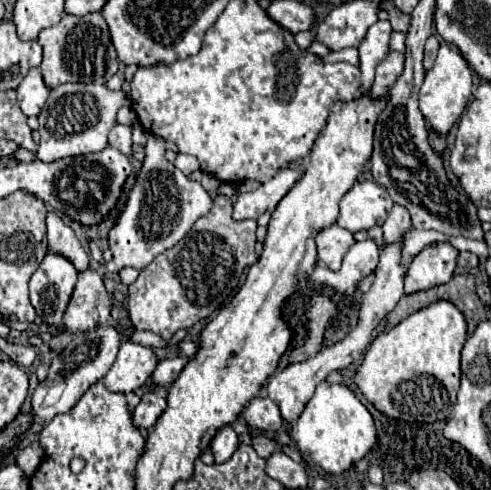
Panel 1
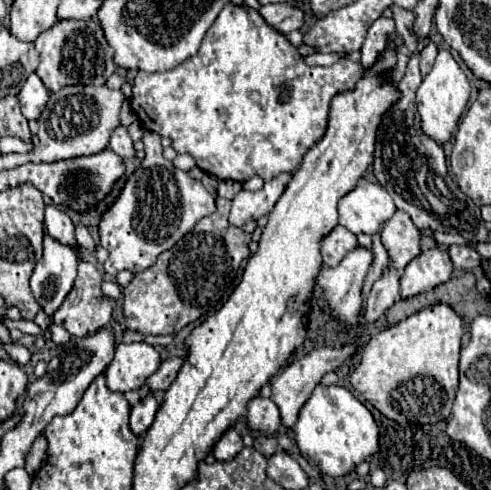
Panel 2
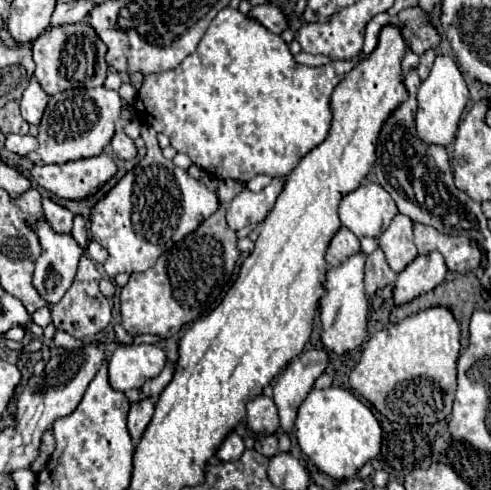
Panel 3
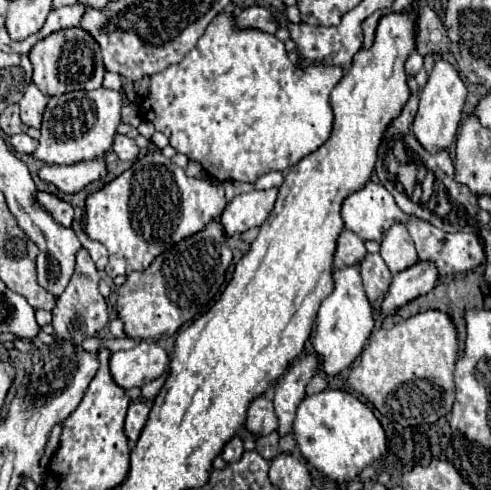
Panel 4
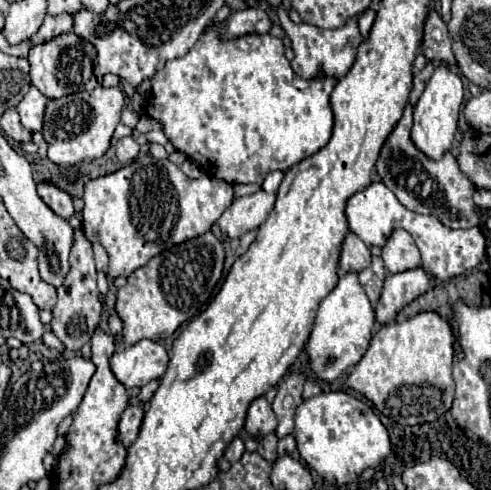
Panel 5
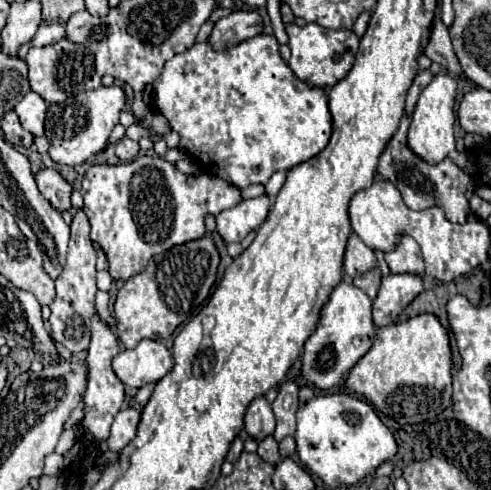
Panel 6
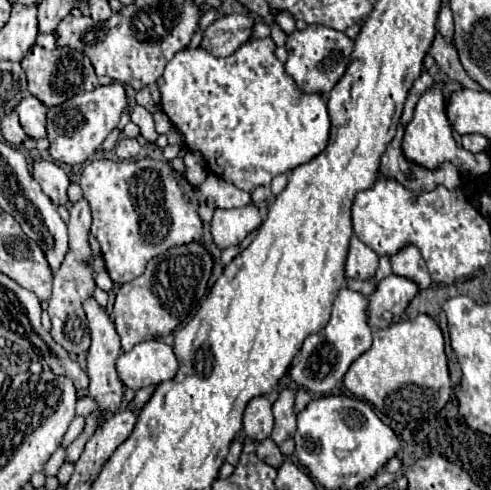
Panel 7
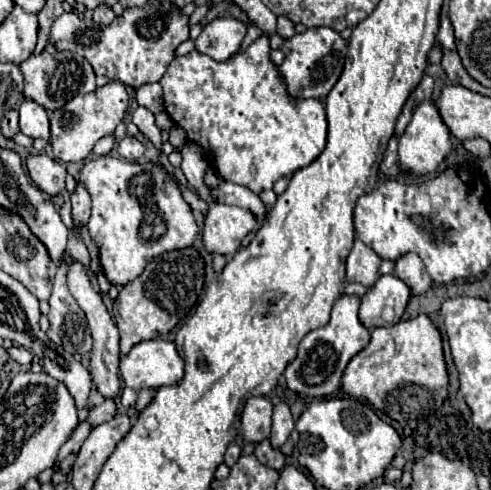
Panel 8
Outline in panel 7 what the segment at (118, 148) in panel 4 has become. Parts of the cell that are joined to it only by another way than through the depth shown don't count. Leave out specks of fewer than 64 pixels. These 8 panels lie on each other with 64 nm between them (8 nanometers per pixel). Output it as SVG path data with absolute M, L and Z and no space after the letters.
M120 138L114 150L116 150L118 158L122 158L122 160L132 160L132 158L136 158L136 156L140 154L142 146L140 146L138 140L134 140L134 138Z

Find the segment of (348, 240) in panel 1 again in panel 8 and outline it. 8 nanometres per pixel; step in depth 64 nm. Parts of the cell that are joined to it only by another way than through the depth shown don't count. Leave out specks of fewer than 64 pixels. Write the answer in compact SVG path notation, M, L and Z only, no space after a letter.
M356 240L354 248L350 250L348 262L346 262L346 280L358 282L358 284L364 284L370 288L380 278L380 274L378 274L380 260L382 258L372 248L368 248L364 242Z

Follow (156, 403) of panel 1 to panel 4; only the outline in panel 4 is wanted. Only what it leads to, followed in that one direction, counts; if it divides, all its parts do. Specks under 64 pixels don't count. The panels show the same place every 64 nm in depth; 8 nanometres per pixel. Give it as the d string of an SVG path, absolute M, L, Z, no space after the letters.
M136 400L130 404L126 422L124 422L124 434L128 436L128 442L132 442L130 446L134 446L134 442L138 440L144 424L148 420L148 412L150 412L150 406L144 400Z

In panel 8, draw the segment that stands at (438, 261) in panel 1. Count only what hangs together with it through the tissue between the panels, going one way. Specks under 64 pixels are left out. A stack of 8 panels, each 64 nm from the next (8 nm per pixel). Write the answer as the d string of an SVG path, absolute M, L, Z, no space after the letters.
M380 276L380 280L360 300L360 322L368 330L384 326L380 314L386 306L394 310L394 322L398 322L400 316L404 314L408 298L410 298L410 288L400 278Z

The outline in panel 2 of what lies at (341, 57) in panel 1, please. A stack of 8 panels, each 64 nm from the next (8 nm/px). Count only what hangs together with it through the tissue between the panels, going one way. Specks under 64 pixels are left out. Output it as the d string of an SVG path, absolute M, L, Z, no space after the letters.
M314 52L314 54L306 54L306 56L302 56L304 58L304 62L308 64L308 66L330 66L330 64L334 64L336 60L340 60L342 56L336 56L336 54L322 54L322 52Z

